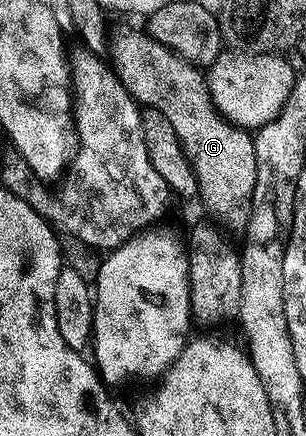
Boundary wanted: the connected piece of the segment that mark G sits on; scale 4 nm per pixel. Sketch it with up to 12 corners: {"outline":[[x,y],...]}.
{"outline":[[149,34],[113,40],[137,104],[158,109],[198,195],[238,231],[255,138],[224,118],[205,74]]}

